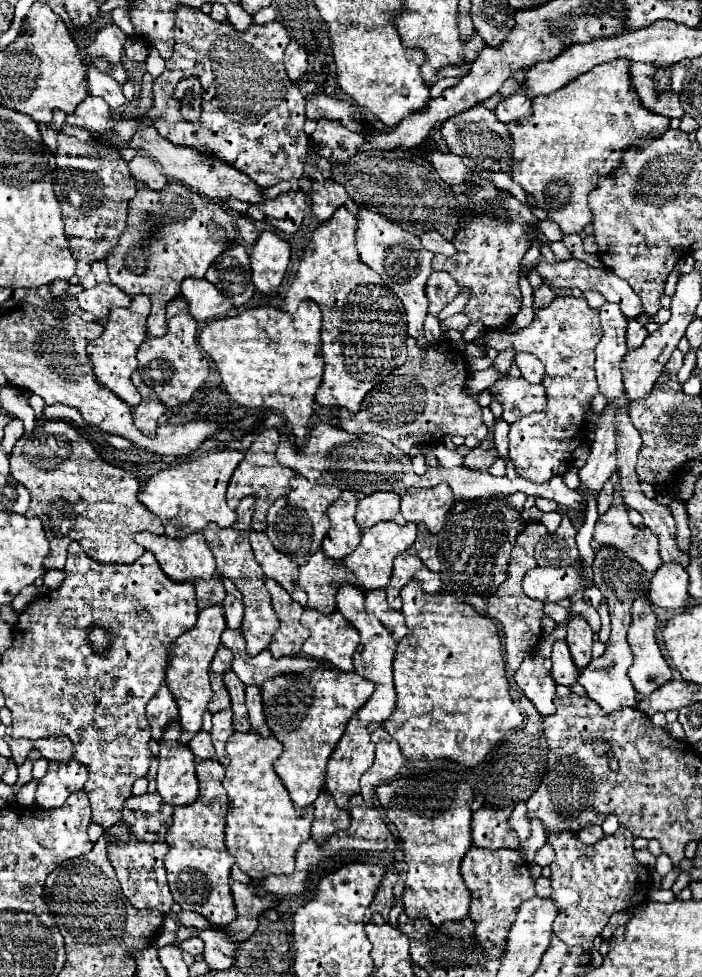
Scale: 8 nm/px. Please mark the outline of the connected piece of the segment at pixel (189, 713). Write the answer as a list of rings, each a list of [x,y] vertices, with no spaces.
[[[220,605],[202,609],[198,613],[196,625],[190,631],[176,637],[170,647],[170,659],[166,665],[166,685],[178,705],[180,729],[182,729],[180,743],[184,743],[184,745],[188,745],[192,735],[196,735],[202,729],[202,715],[206,713],[206,705],[212,699],[208,669],[210,669],[212,657],[220,645],[220,633],[224,631],[224,627],[226,627],[226,619],[224,619],[224,609]]]

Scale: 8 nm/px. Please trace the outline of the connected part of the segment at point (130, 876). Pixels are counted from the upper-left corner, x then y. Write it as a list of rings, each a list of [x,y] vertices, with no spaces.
[[[120,821],[104,831],[108,839],[108,859],[118,875],[122,893],[128,897],[128,901],[136,909],[158,909],[162,913],[170,913],[170,907],[174,903],[168,881],[166,881],[166,871],[162,857],[168,853],[168,845],[164,843],[142,843],[142,841],[132,841],[132,831],[128,823]]]

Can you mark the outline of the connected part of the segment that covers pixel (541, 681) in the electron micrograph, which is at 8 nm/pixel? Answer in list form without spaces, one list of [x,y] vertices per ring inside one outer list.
[[[540,653],[528,655],[522,661],[520,669],[516,671],[514,679],[516,679],[518,687],[524,691],[524,695],[534,703],[534,707],[542,715],[550,715],[556,711],[554,701],[552,701],[554,693],[556,693],[556,683],[542,661],[544,659]]]

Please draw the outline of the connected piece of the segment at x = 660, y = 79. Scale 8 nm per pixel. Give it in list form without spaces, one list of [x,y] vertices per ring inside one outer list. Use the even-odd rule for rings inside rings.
[[[658,67],[658,75],[656,75],[656,83],[660,91],[670,91],[670,69],[668,67]]]

